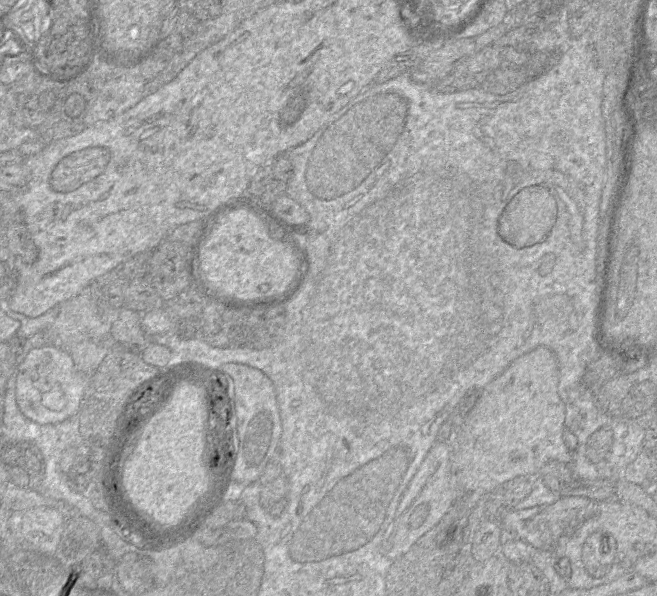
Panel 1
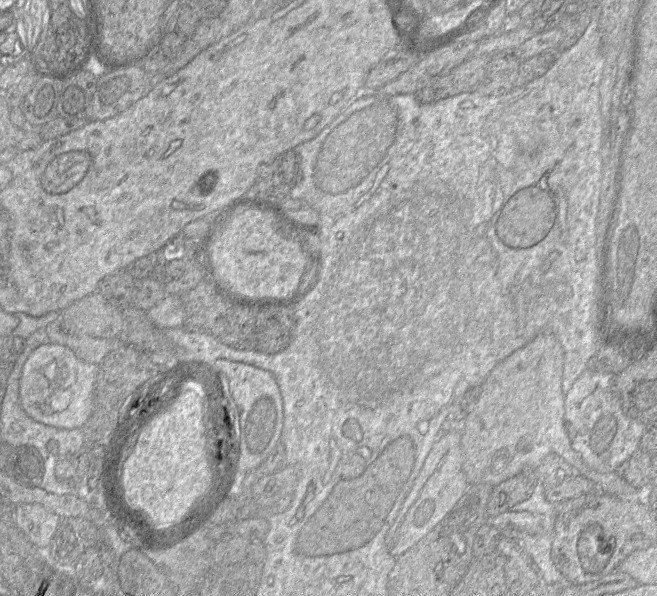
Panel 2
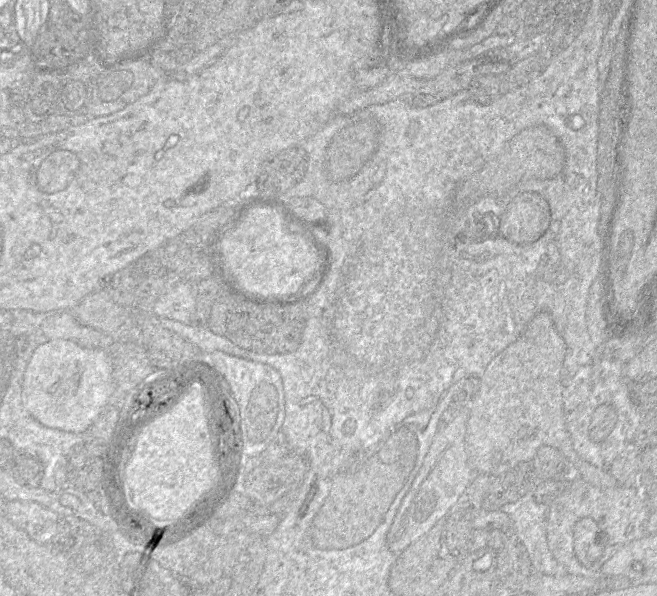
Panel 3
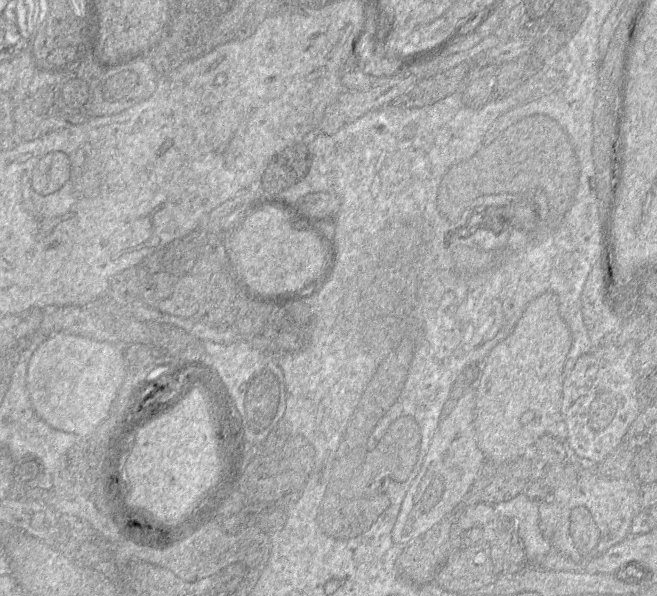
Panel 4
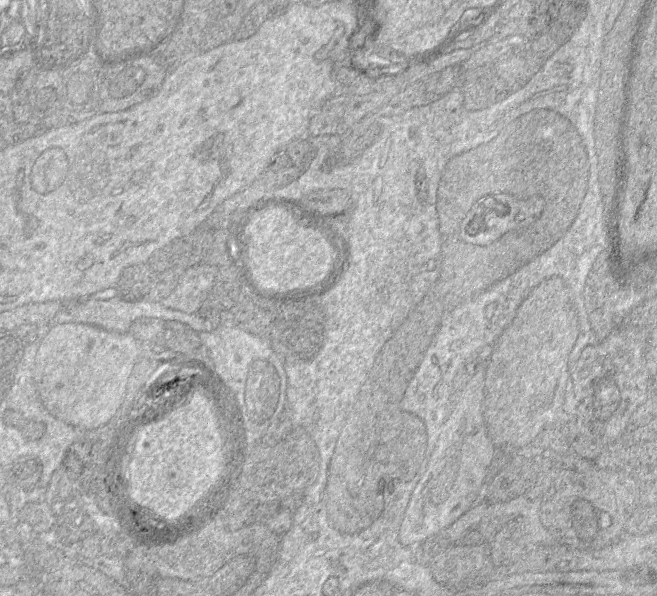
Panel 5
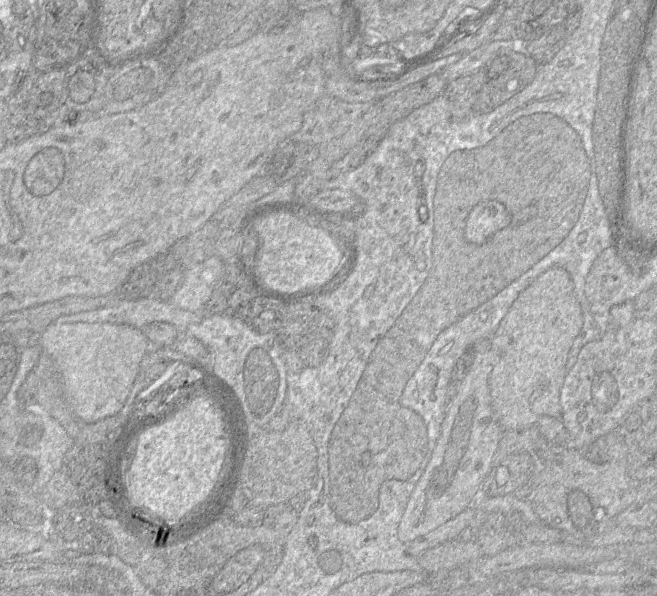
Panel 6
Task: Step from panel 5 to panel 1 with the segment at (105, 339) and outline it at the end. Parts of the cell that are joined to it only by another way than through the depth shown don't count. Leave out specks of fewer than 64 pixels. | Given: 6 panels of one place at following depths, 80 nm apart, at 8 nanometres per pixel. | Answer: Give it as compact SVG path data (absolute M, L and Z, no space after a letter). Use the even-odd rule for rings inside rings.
M53 344L32 349L17 369L16 401L28 419L38 424L55 424L78 414L87 389L87 377L77 369L66 349Z

